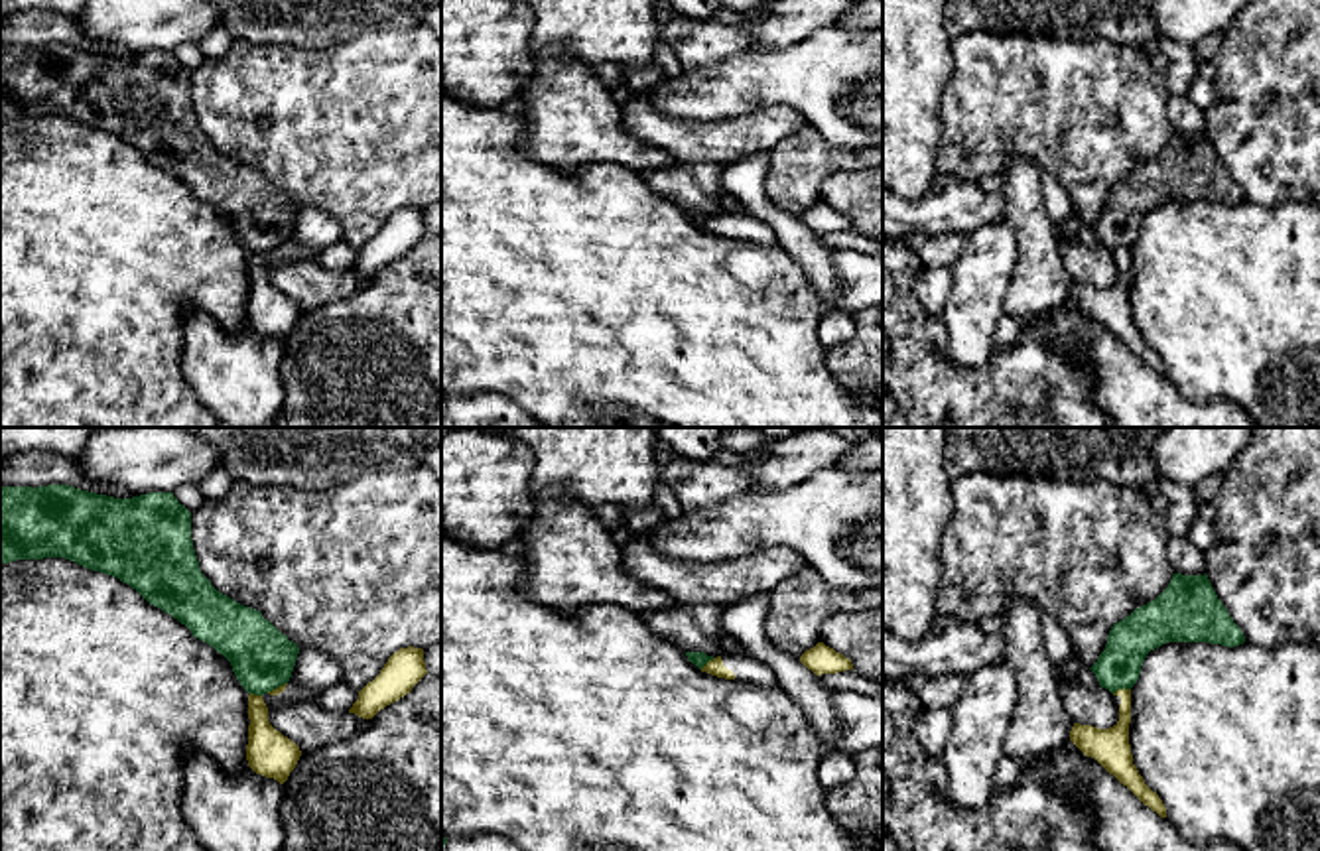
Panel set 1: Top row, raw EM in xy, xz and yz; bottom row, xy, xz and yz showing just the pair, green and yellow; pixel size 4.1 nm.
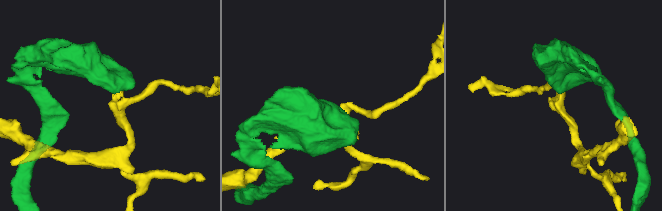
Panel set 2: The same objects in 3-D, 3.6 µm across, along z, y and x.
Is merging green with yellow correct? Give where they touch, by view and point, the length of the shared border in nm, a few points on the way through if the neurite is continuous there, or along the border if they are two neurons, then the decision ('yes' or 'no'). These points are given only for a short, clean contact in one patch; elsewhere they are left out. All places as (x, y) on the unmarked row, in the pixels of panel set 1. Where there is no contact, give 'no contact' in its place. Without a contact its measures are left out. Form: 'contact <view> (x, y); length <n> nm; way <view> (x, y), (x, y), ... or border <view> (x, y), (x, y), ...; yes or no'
contact yz (1122, 247); length 80 nm; border yz (1129, 247), (1120, 247), (1114, 253); no

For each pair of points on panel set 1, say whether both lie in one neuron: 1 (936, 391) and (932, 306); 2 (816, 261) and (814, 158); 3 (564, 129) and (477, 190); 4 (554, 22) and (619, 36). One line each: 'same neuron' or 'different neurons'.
1: different neurons
2: different neurons
3: different neurons
4: same neuron

